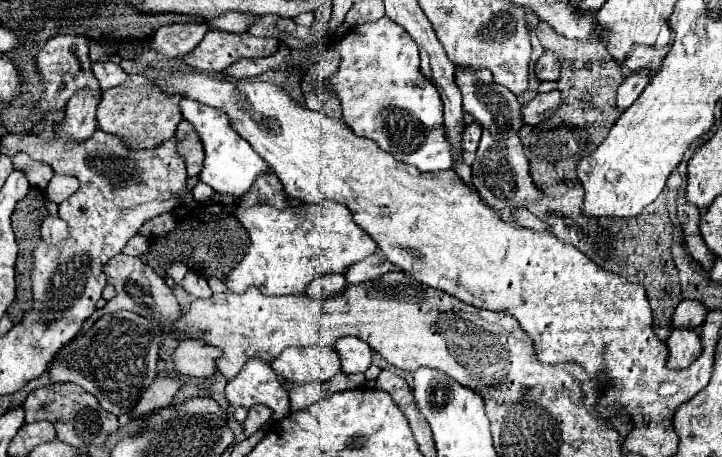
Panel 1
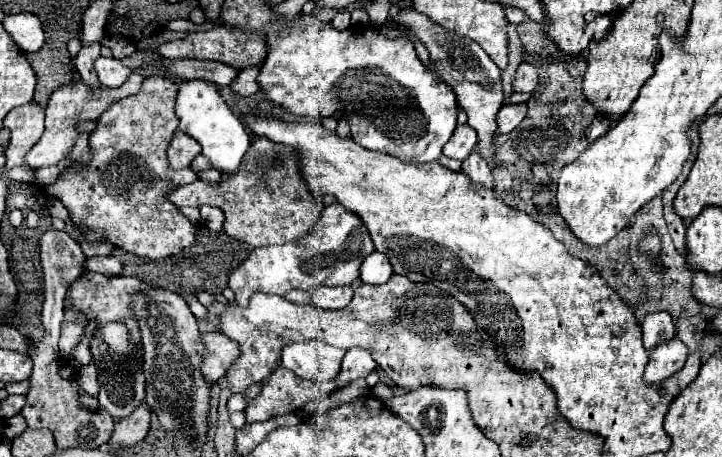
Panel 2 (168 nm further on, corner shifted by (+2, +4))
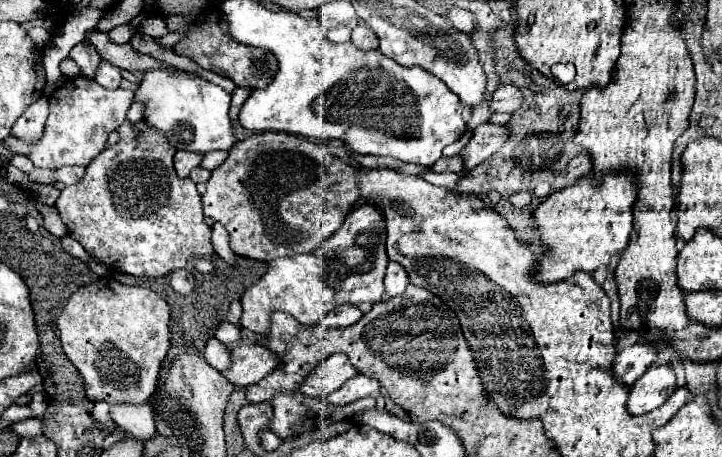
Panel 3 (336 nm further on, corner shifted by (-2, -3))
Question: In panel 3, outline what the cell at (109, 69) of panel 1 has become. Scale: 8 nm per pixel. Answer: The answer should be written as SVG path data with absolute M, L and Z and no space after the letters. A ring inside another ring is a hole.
M103 62L103 64L99 66L99 70L97 70L95 80L97 80L103 88L107 88L107 90L115 90L115 88L119 88L119 84L121 84L123 78L121 78L117 66L113 66L113 64L109 64L109 62Z

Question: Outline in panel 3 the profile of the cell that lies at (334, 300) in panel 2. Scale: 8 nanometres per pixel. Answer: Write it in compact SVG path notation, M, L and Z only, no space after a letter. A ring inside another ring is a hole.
M341 304L337 308L333 308L331 312L327 312L323 318L321 318L321 326L325 328L345 328L349 324L355 324L359 318L363 316L363 312L357 308L357 306L351 306L351 304Z

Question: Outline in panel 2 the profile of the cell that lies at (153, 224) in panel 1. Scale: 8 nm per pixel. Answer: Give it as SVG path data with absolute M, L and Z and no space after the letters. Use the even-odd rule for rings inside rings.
M145 77L139 93L117 101L99 117L97 129L89 135L89 163L85 167L67 167L61 177L47 187L47 193L57 197L67 207L75 225L101 233L105 243L147 259L165 259L169 255L177 255L181 249L195 243L199 229L167 197L167 191L171 191L175 185L187 185L197 179L193 171L175 171L167 161L167 147L179 127L179 119L175 115L175 97L177 85L171 79Z

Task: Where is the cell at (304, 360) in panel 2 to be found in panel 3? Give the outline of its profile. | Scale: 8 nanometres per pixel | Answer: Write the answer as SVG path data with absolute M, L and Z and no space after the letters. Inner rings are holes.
M331 354L317 368L313 368L303 382L299 382L299 392L307 396L329 396L355 372L357 370L349 362L347 354Z

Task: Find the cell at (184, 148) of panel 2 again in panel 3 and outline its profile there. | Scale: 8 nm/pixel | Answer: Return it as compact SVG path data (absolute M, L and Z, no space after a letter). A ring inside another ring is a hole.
M179 150L179 152L175 154L175 170L177 170L177 174L179 174L181 178L185 178L185 176L189 176L189 172L191 172L195 166L201 164L201 160L203 160L203 154L199 154L199 152Z

